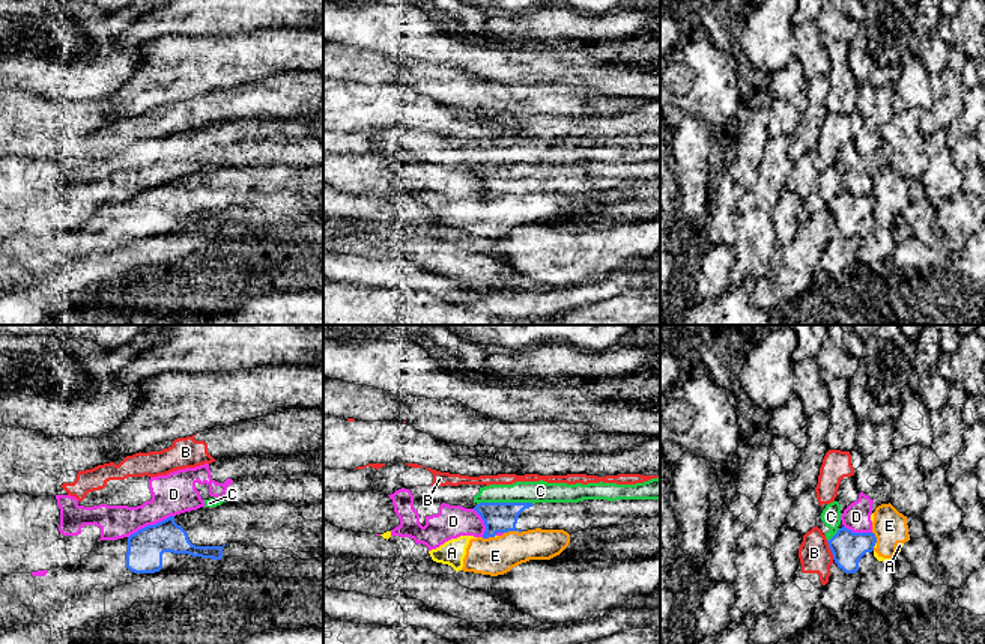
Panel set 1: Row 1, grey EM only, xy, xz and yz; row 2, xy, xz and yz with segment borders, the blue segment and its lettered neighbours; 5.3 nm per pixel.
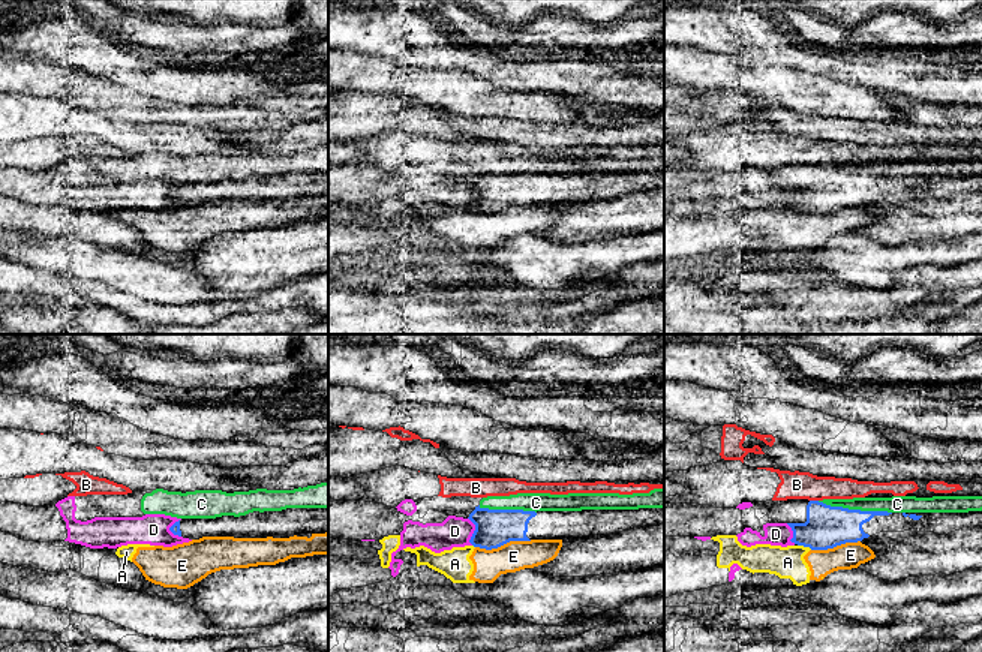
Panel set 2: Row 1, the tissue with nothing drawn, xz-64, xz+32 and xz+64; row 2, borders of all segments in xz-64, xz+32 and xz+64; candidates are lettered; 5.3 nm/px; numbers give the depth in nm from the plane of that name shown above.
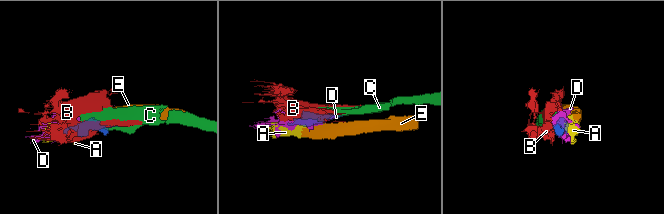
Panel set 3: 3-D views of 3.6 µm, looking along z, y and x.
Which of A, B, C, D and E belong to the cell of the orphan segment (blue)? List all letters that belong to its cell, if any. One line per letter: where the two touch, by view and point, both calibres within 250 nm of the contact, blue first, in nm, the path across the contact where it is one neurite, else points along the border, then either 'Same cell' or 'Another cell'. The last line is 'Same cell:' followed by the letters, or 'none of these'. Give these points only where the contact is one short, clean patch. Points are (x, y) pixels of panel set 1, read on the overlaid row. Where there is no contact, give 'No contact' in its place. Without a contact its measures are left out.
A: Touches blue at yz (874, 545). Thickness 170 nm (blue) against 20 nm. Boundary: yz (875, 542), (872, 546). Another cell
B: Touches blue at yz (830, 549). Thickness 170 nm (blue) against 170 nm. Boundary: yz (826, 540), (833, 558). Another cell
C: Touches blue at xz (504, 503). Thickness 160 nm (blue) against 110 nm. Boundary: xz (533, 503), (477, 504). Another cell
D: Touches blue at xy (151, 525). Thickness 190 nm (blue) against 220 nm. Another cell
E: Touches blue at xz (513, 530). Thickness 160 nm (blue) against 200 nm. Boundary: xz (522, 531), (504, 533). Another cell
Same cell: none of these

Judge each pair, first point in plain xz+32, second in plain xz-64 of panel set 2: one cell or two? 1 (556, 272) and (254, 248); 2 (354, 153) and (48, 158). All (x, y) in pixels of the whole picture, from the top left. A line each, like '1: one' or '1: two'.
1: one
2: one

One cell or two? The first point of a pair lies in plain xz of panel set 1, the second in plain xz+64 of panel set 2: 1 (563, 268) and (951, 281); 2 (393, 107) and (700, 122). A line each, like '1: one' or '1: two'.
1: two
2: one

